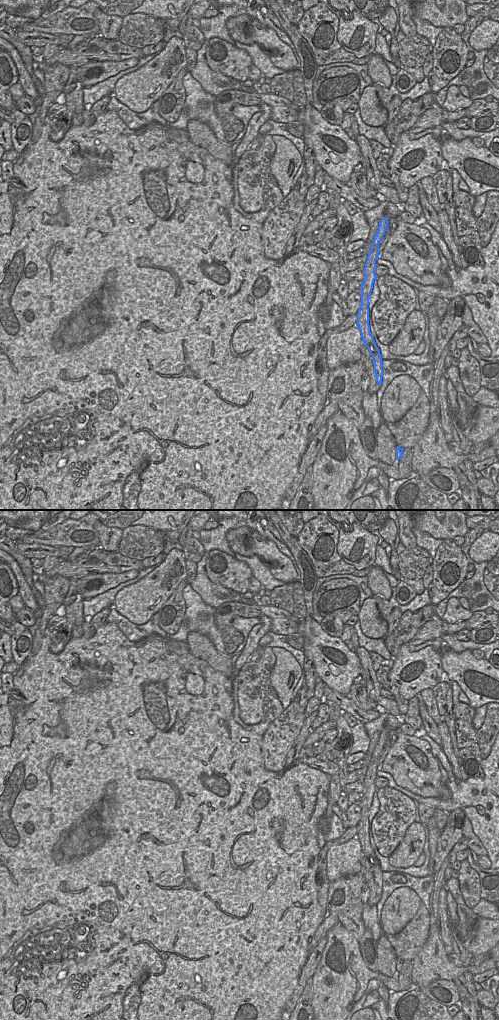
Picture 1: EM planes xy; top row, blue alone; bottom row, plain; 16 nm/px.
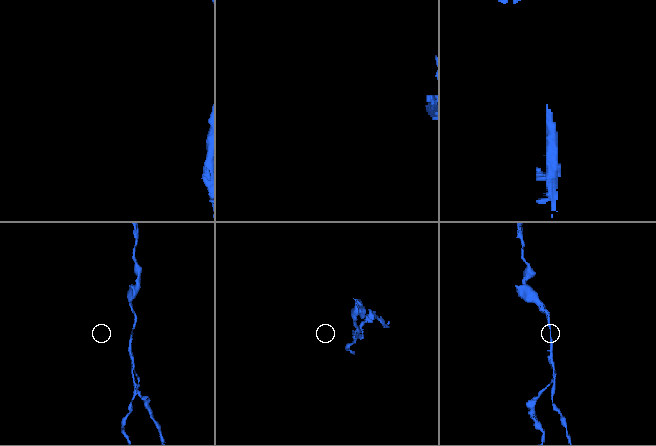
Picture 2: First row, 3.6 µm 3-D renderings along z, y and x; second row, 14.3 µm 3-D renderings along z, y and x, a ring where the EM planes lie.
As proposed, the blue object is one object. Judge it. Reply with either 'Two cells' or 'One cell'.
Two cells

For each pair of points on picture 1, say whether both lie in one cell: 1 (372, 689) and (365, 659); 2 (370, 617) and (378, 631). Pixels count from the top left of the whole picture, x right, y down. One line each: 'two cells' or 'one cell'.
1: one cell
2: one cell

